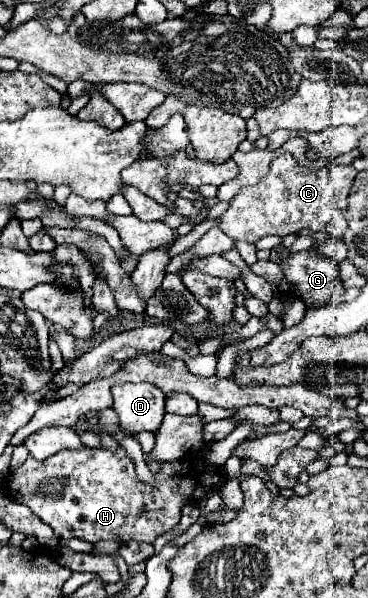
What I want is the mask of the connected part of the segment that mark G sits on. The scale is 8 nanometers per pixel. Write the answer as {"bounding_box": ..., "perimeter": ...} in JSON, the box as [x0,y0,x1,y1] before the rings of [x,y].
{"bounding_box":[280,250,344,306],"perimeter":[[[314,250],[290,254],[280,266],[288,282],[292,282],[294,292],[304,302],[322,306],[328,304],[334,294],[342,294],[344,290],[338,276],[338,264],[320,258]]]}

